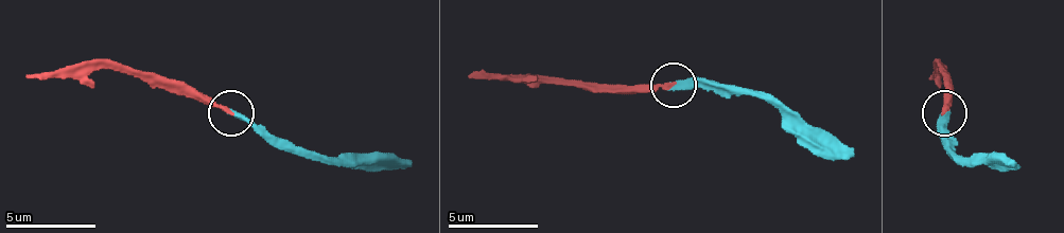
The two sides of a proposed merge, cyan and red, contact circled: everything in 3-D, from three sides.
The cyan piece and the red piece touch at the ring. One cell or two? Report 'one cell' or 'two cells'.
one cell

